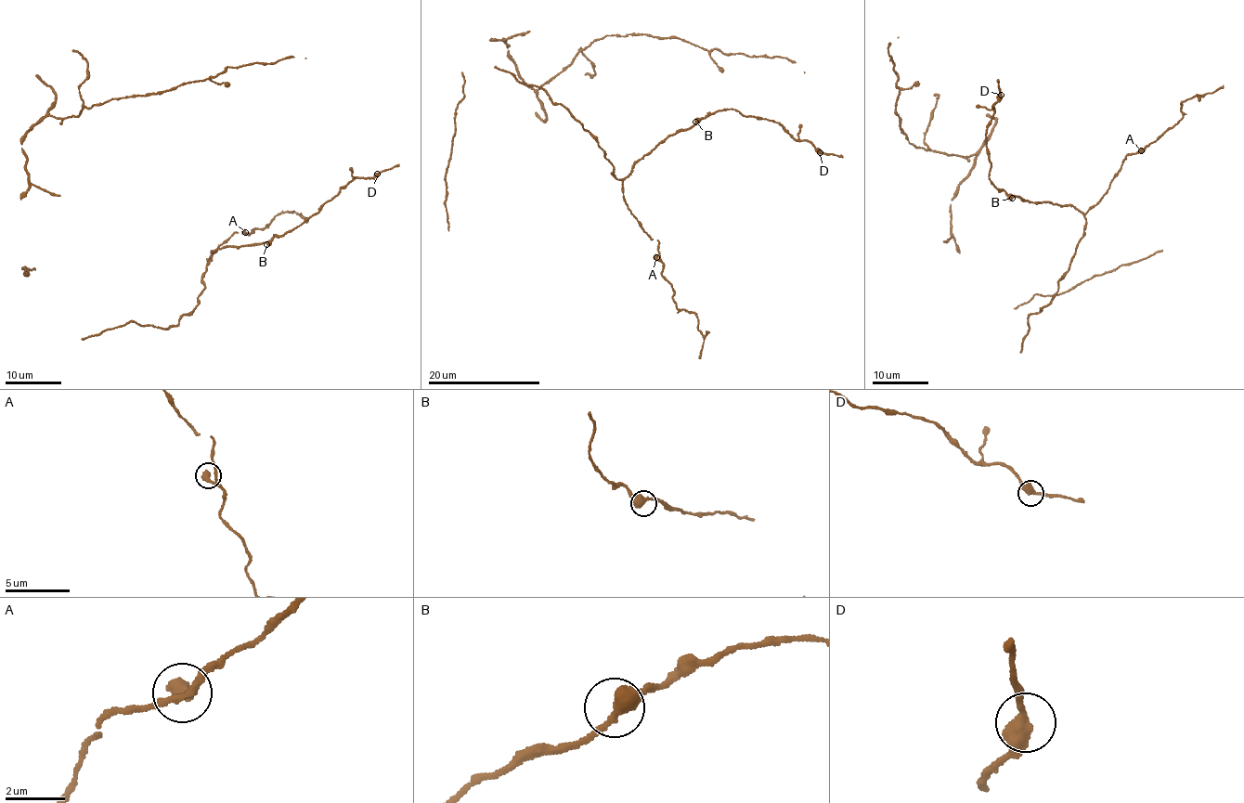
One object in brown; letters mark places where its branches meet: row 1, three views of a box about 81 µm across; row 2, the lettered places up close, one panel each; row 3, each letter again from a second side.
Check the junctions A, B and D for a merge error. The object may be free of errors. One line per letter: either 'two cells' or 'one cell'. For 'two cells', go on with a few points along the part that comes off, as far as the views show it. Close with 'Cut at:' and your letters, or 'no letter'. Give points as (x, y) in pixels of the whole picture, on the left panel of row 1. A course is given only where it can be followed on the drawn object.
A: one cell
B: one cell
D: one cell
Cut at: no letter

